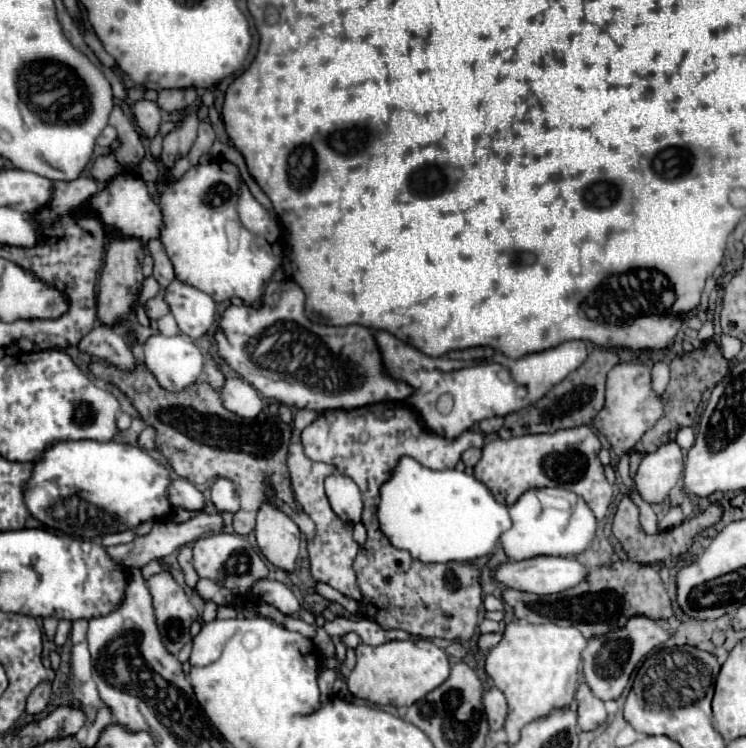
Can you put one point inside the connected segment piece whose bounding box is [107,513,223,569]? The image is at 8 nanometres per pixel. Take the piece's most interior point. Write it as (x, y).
(166, 536)

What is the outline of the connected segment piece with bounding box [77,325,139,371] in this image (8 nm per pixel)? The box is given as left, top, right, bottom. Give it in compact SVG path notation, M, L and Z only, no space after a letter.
M95 325L95 329L81 339L77 345L79 351L105 359L113 367L121 367L121 371L133 371L139 359L133 355L133 349L123 341L123 337L105 325Z

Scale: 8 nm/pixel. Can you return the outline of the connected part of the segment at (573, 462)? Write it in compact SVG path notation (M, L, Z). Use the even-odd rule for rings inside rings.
M573 427L549 435L523 435L507 441L495 439L483 445L483 455L475 465L475 477L485 483L493 497L503 505L513 505L525 491L535 487L561 487L577 493L587 501L597 519L603 519L613 487L607 483L599 461L601 441L591 427Z

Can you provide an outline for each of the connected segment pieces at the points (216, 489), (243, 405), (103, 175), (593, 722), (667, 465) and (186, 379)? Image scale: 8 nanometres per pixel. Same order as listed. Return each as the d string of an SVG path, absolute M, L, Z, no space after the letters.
M215 479L213 481L211 501L217 507L217 511L221 511L221 513L239 511L239 495L237 495L233 481L229 481L229 479Z
M233 377L227 379L225 387L219 391L225 407L243 419L255 419L263 411L263 399L257 393L257 389L247 383L245 379Z
M109 153L105 157L97 157L93 167L91 167L91 175L93 179L101 181L101 183L107 183L113 175L117 175L119 171L123 171L123 167L117 163L117 159Z
M585 683L579 685L577 703L579 703L579 707L577 707L577 713L579 713L577 725L579 725L581 731L593 731L593 729L597 729L605 723L607 711L605 711L603 701L597 699Z
M675 441L647 453L635 475L637 493L645 503L663 503L683 473L683 453Z
M157 333L149 337L147 343L143 345L143 363L153 373L157 383L161 383L161 387L165 387L167 391L183 391L185 387L191 387L193 383L203 379L205 357L203 351L197 347L197 343L191 341L189 337L185 335L165 337Z

